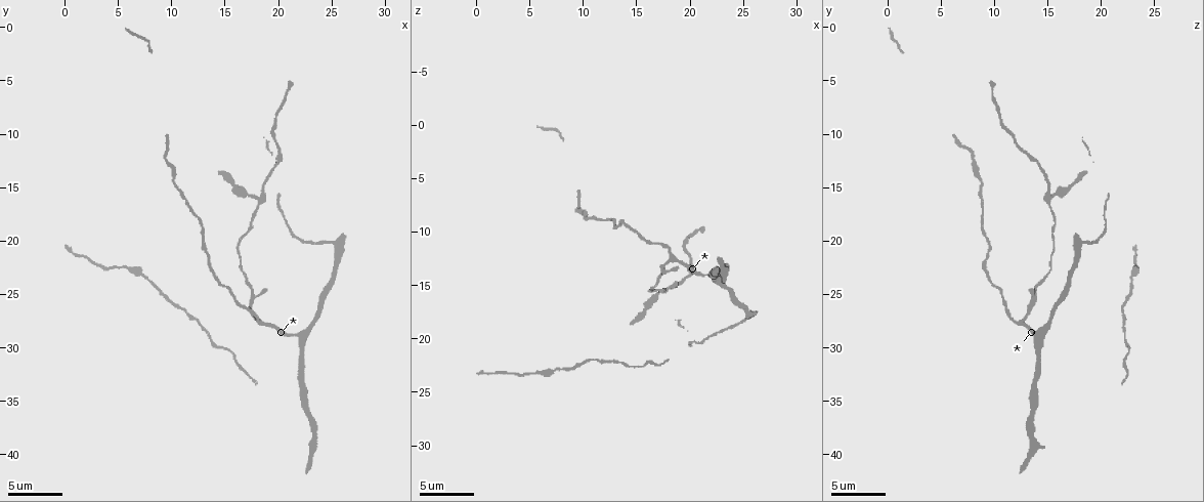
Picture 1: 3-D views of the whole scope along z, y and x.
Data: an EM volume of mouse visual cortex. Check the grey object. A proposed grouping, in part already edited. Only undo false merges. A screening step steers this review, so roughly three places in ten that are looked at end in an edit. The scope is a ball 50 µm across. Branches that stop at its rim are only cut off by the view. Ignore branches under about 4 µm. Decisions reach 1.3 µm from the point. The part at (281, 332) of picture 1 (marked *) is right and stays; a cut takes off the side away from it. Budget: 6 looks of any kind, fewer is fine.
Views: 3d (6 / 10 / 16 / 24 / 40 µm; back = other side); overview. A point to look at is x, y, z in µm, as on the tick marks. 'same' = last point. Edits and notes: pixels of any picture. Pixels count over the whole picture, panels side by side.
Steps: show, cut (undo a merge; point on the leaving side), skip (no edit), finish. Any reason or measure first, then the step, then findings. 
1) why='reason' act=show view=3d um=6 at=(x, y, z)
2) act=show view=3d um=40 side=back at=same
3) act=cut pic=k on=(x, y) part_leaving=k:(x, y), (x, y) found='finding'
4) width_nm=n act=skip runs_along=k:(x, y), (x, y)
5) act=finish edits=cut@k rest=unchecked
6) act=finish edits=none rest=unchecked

act=show view=3d um=10 at=(22.2, 29.2, 14.2)

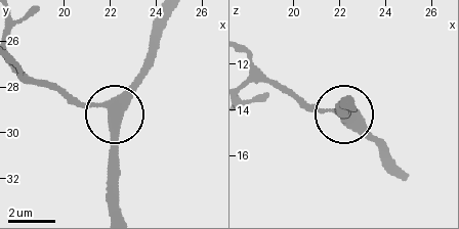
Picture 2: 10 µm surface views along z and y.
why='closer look' act=show view=3d um=6 at=same

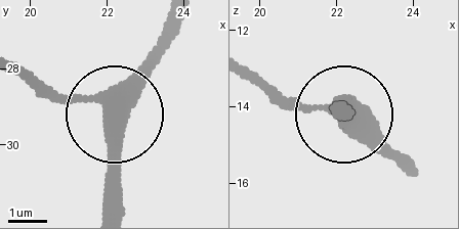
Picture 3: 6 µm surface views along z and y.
width_nm=450 act=skip found='one cell here'

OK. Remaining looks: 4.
act=show view=3d um=10 at=(18.4, 27.4, 12.4)

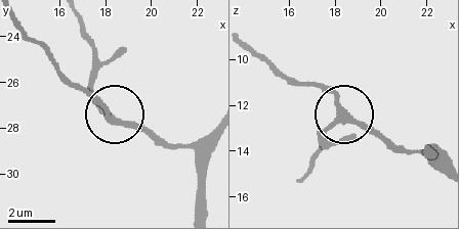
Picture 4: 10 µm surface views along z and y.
arms=3 act=skip found='one cell here'

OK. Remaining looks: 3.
why='two arms in line, one across' act=show view=3d um=6 at=(18.2, 16.0, 15.2)

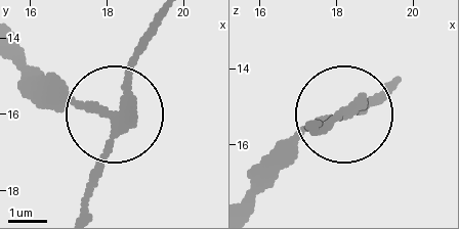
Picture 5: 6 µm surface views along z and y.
width_nm=250 act=cut pic=5 on=(61, 82) found='a second cell is stuck on'

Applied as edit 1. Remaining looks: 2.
act=finish edits=cut@5 rest=unchecked

